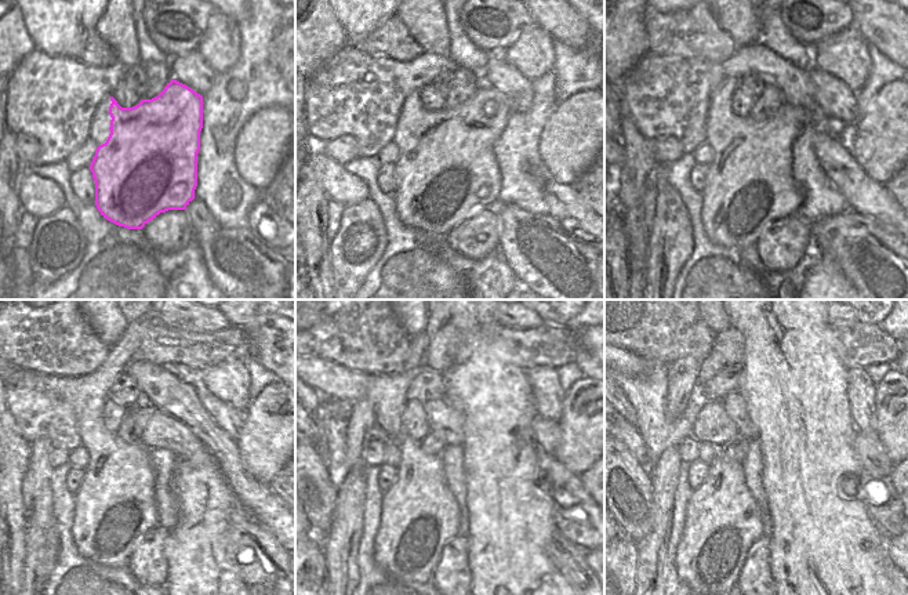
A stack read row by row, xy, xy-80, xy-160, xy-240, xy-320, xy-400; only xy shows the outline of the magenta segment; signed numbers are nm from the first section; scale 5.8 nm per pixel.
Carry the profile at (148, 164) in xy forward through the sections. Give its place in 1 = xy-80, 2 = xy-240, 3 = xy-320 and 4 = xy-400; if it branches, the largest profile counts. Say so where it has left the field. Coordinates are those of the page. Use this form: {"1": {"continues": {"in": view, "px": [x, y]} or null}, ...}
{"1": {"continues": {"in": "xy-80", "px": [449, 171]}}, "2": {"continues": {"in": "xy-240", "px": [115, 507]}}, "3": {"continues": {"in": "xy-320", "px": [420, 515]}}, "4": {"continues": {"in": "xy-400", "px": [722, 518]}}}

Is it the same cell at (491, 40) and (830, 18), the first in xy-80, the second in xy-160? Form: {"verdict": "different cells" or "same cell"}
{"verdict": "same cell"}

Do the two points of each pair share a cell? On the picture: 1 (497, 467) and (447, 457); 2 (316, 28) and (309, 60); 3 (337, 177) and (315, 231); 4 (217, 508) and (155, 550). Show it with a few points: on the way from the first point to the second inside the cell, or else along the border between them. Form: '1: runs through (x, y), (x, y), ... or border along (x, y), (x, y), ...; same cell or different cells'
1: border along (460, 446), (465, 492); different cells
2: runs through (316, 36), (309, 46), (309, 51); same cell
3: border along (311, 170), (315, 181), (330, 199); different cells
4: border along (170, 530), (164, 543), (166, 576); different cells

